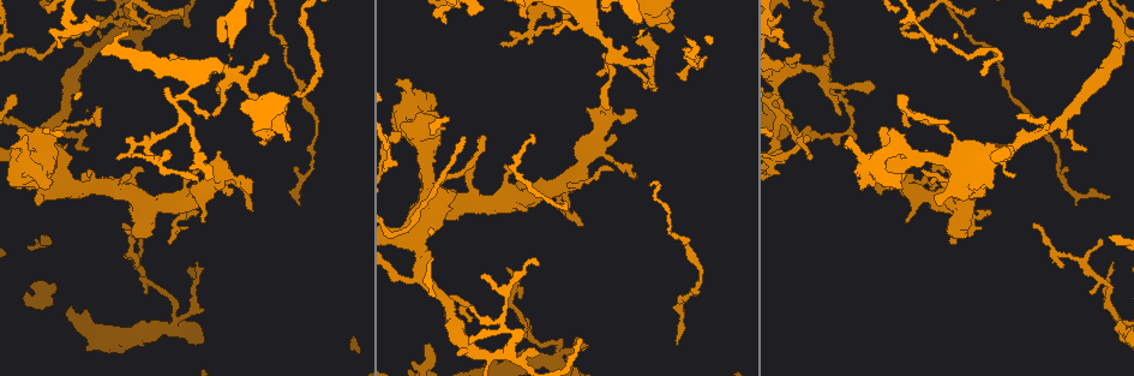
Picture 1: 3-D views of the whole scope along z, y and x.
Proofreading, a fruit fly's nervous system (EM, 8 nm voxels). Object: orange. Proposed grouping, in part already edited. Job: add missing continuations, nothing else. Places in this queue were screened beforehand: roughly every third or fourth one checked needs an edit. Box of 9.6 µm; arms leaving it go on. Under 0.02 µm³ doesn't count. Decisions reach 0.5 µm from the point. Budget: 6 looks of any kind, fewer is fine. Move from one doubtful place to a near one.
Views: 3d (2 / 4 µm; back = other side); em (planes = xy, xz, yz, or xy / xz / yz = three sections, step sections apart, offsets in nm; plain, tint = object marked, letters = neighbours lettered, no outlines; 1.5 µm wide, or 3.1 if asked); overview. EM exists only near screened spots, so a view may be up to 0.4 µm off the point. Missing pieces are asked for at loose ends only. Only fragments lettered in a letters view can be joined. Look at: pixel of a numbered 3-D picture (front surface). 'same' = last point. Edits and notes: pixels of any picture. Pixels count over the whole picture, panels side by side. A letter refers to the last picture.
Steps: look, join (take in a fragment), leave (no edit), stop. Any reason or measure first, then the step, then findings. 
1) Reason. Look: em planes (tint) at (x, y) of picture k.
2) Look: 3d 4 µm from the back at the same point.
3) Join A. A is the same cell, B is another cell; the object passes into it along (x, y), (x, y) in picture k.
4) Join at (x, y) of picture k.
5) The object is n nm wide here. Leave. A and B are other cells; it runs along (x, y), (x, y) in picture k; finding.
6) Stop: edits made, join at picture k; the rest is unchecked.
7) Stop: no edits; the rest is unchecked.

Thin end. Look: em yz step 8 (tint) at (195, 212) of picture 1.

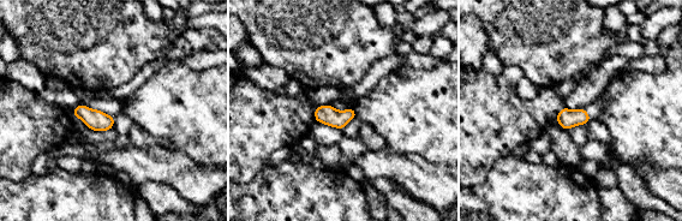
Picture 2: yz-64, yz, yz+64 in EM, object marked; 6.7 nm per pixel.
Another direction. Look: em planes (letters) at the same point.

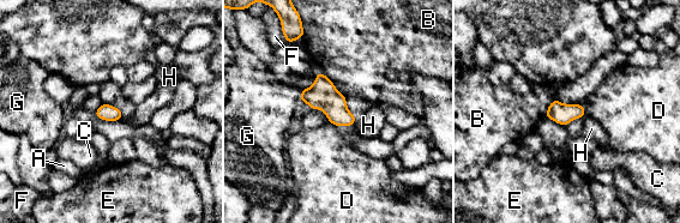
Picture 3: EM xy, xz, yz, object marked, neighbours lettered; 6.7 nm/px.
Leave. A, B, C, D, E, F, G and H are other cells; a border runs along (330, 122), (336, 127) in picture 3; no lettered fragment goes on from it.

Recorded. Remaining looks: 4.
Thin end. Look: 3d 2 µm at (1102, 240) of picture 1.

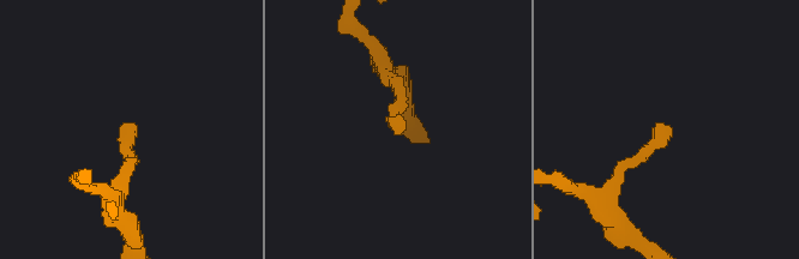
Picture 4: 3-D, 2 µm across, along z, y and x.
Shape alone is not enough. Look: em xy step 4 (letters) at (662, 124) of picture 4.

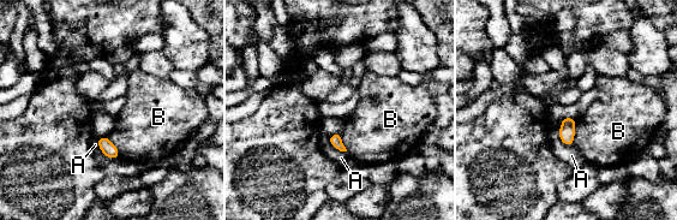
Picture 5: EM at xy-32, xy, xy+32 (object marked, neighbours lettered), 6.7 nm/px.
Leave. A and B are other cells; a border runs along (576, 119), (573, 143) in picture 5; none of them fits.

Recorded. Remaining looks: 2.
Stop: no edits; the rest is unchecked.

